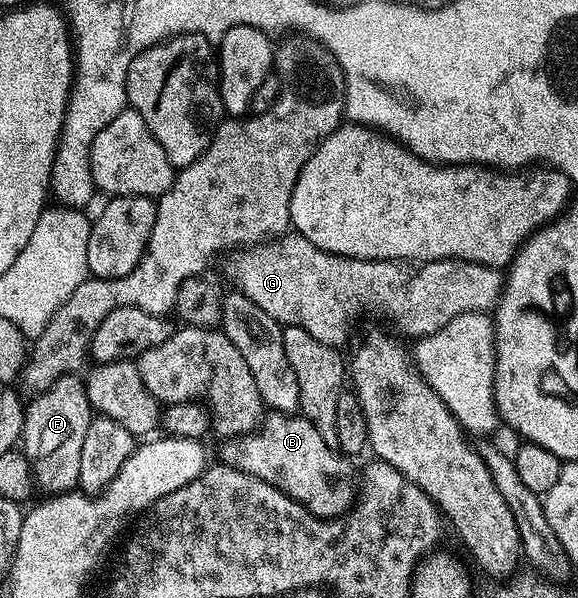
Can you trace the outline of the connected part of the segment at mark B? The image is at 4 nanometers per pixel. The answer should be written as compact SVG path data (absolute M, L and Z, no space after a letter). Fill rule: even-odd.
M271 412L252 433L228 437L220 448L222 465L232 466L249 476L257 476L285 492L319 518L338 518L351 509L357 497L357 474L351 471L346 457L321 440L302 413Z

